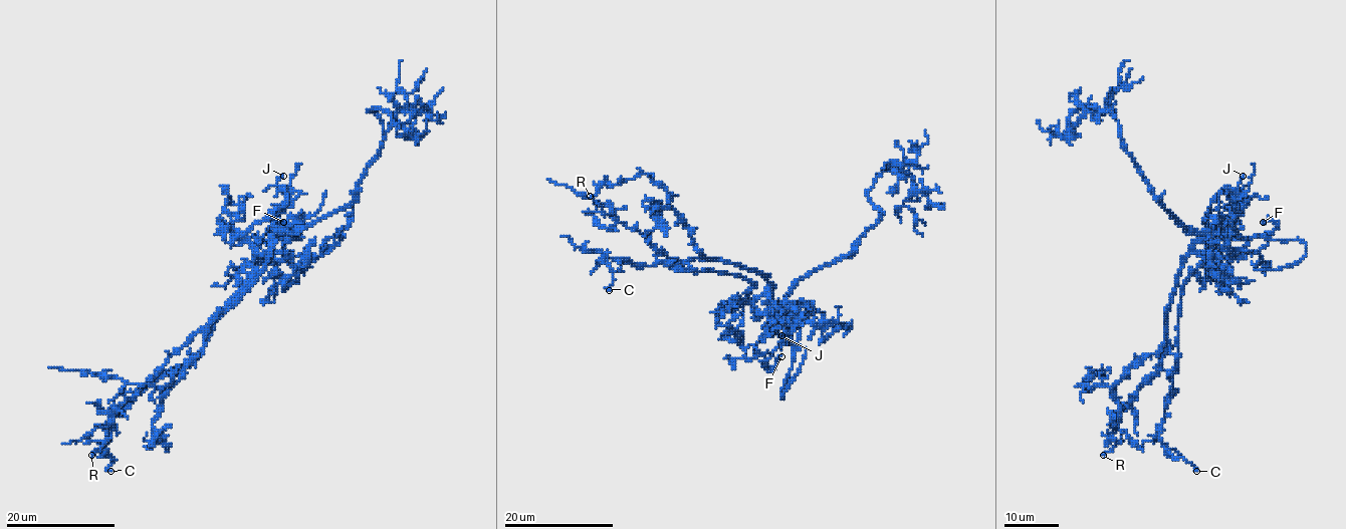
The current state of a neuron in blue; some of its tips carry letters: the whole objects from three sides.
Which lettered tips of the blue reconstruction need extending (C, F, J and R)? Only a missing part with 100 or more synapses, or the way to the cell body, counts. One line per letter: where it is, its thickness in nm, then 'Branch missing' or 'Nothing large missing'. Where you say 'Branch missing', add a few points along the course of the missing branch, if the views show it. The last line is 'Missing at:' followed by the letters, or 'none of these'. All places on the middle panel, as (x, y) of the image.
C: Place: (609, 290). Thickness 170 nm. Nothing large missing
F: Place: (781, 356). Thickness 100 nm. Nothing large missing
J: Place: (781, 335). Thickness 110 nm. Nothing large missing
R: Place: (590, 196). Thickness 140 nm. Nothing large missing
Missing at: none of these

